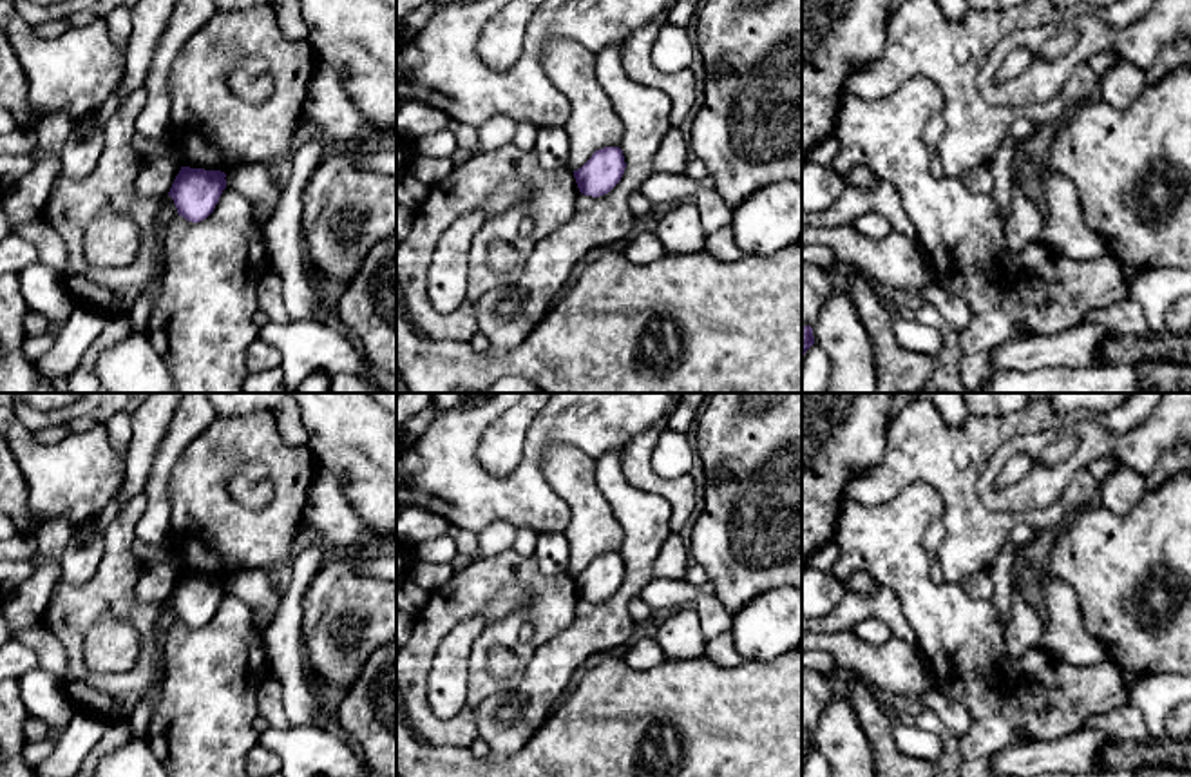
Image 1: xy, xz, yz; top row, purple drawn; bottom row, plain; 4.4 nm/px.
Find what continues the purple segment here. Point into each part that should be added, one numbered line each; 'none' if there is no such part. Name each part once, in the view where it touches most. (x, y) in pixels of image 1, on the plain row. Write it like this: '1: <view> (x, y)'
none

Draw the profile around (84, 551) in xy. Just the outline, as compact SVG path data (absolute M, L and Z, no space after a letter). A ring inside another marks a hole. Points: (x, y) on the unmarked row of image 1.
M96 520L74 527L62 558L62 580L83 585L96 574L103 552L105 532L96 529Z

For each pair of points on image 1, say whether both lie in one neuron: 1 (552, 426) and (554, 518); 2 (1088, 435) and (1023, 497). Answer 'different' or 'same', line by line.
1: same
2: same

